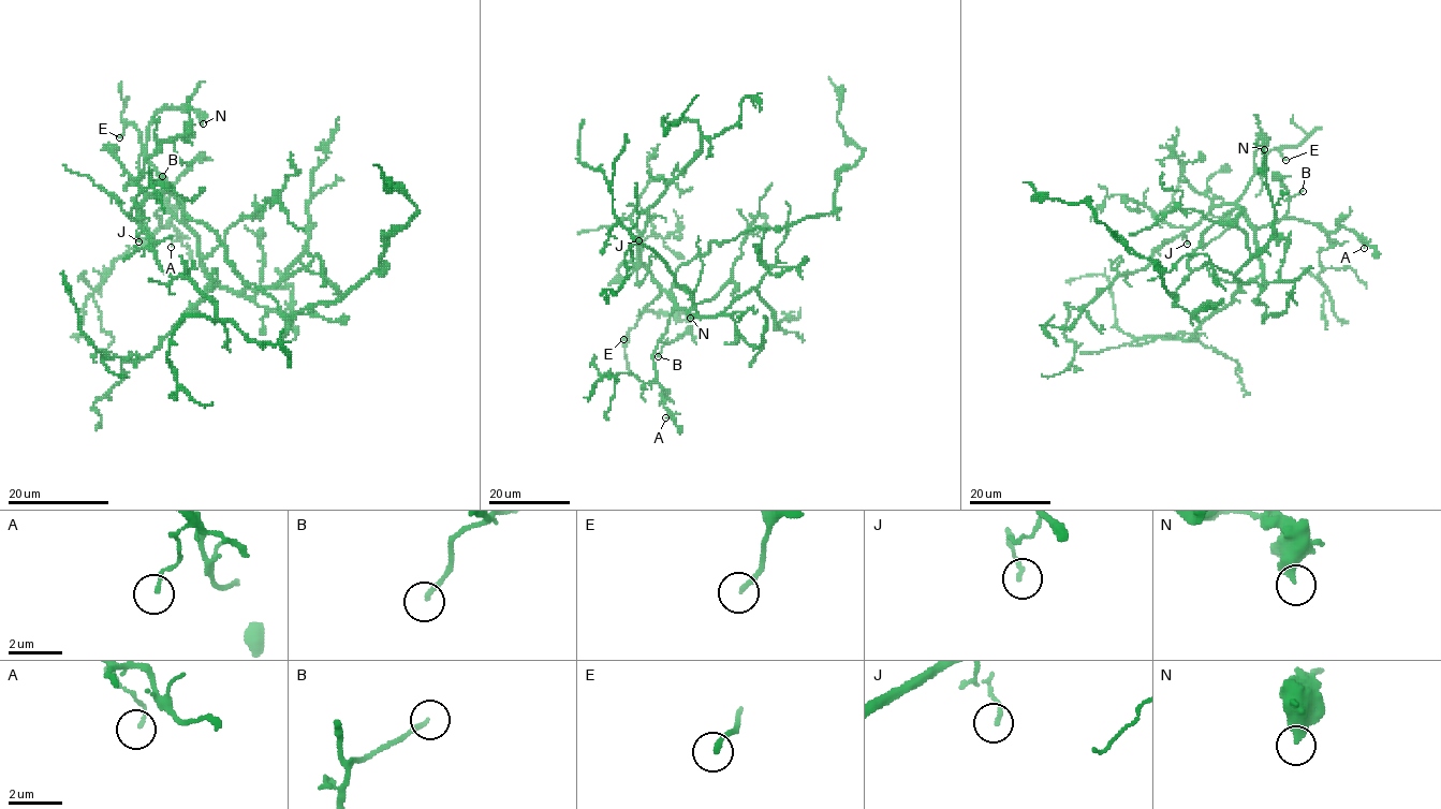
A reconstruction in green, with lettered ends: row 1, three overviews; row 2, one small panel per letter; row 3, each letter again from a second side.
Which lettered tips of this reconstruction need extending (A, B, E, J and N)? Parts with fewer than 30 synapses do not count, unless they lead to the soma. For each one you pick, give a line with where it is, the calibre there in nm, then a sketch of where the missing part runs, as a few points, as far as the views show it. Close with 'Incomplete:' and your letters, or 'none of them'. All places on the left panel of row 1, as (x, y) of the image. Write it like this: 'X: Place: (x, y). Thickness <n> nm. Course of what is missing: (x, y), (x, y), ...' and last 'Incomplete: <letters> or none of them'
Incomplete: none of them

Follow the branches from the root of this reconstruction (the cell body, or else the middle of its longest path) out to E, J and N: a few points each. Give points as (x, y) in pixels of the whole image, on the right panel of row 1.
E: (1216, 221), (1237, 207), (1238, 199), (1269, 151), (1277, 149), (1285, 160)
J: (1216, 221), (1237, 206), (1217, 204), (1184, 234), (1187, 244)
N: (1216, 221), (1237, 207), (1238, 199), (1255, 172), (1255, 143), (1260, 136), (1266, 137), (1264, 149)

